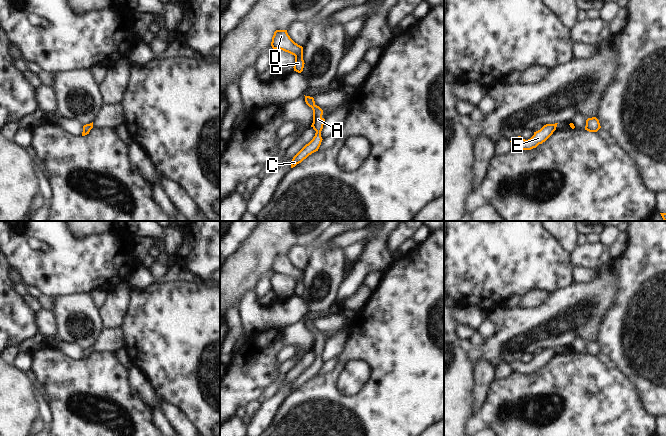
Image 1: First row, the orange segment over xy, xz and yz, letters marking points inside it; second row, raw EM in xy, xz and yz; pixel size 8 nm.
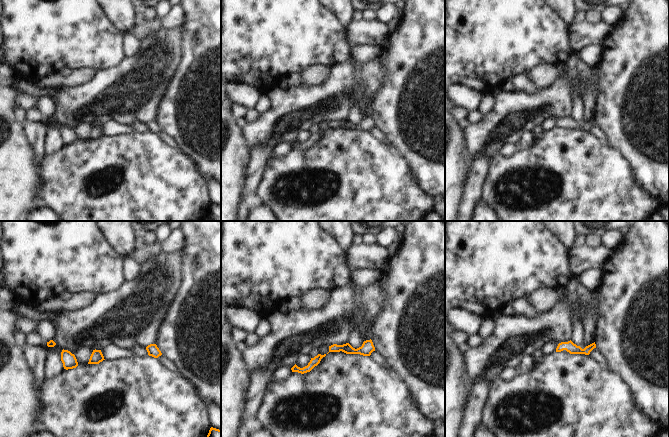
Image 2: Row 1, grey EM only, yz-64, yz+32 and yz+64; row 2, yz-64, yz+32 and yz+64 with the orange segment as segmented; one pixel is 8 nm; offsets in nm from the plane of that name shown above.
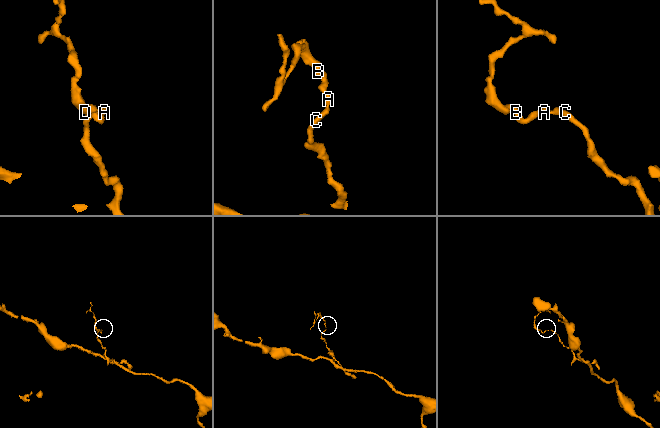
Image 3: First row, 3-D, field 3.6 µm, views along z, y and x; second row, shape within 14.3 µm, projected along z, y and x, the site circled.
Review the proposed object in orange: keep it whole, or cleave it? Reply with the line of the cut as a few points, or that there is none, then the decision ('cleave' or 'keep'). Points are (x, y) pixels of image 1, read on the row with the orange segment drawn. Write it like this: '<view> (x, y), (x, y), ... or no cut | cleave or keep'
no cut | keep

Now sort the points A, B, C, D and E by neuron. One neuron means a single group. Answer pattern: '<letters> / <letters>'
A B C D E

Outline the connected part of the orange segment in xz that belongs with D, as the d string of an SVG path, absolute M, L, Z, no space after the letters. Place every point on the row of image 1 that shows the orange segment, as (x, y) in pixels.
M276 30L272 37L273 49L280 49L295 56L294 71L301 73L304 68L303 47L295 43L287 33L287 30Z

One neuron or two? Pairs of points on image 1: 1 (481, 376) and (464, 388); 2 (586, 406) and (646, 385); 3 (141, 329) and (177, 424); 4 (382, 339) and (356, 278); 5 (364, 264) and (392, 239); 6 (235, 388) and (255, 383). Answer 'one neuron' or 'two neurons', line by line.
1: two neurons
2: two neurons
3: two neurons
4: two neurons
5: two neurons
6: one neuron

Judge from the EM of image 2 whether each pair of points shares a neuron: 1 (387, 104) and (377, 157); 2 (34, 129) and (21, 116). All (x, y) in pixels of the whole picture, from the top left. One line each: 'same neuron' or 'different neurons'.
1: different neurons
2: different neurons

